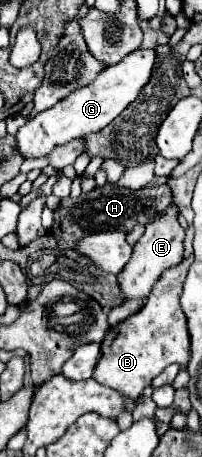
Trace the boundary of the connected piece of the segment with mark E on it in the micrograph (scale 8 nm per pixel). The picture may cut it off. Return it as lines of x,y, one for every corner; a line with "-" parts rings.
169,206
165,214
161,214
159,218
155,218
153,222
149,222
149,226
145,226
145,234
133,246
131,260
125,264
125,270
121,270
121,274
117,274
119,290
121,290
121,294
123,294
125,300
147,298
149,292
153,290
151,286
155,286
159,282
161,274
165,270
177,266
183,260
185,230
179,226
177,214
179,214
179,208
177,206

